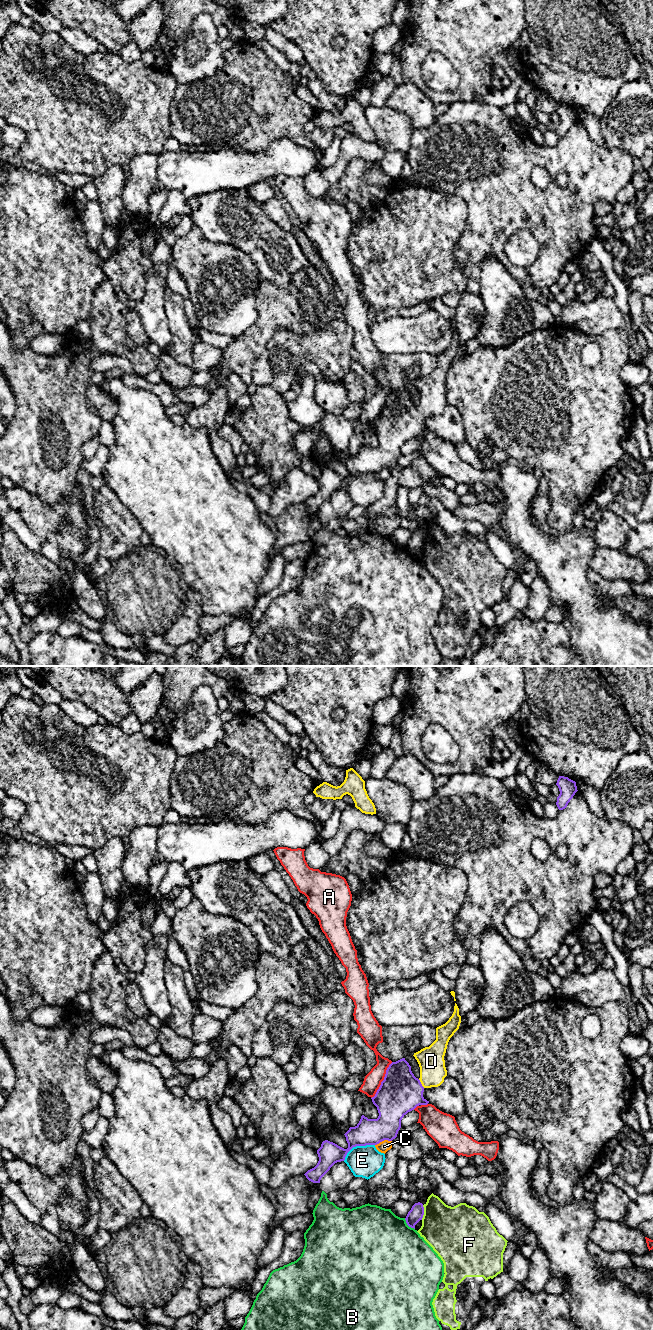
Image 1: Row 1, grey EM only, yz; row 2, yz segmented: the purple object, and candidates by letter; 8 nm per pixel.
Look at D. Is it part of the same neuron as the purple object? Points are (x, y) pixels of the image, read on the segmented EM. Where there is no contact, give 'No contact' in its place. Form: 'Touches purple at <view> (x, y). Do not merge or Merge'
Touches purple at yz (420, 1083). Merge

